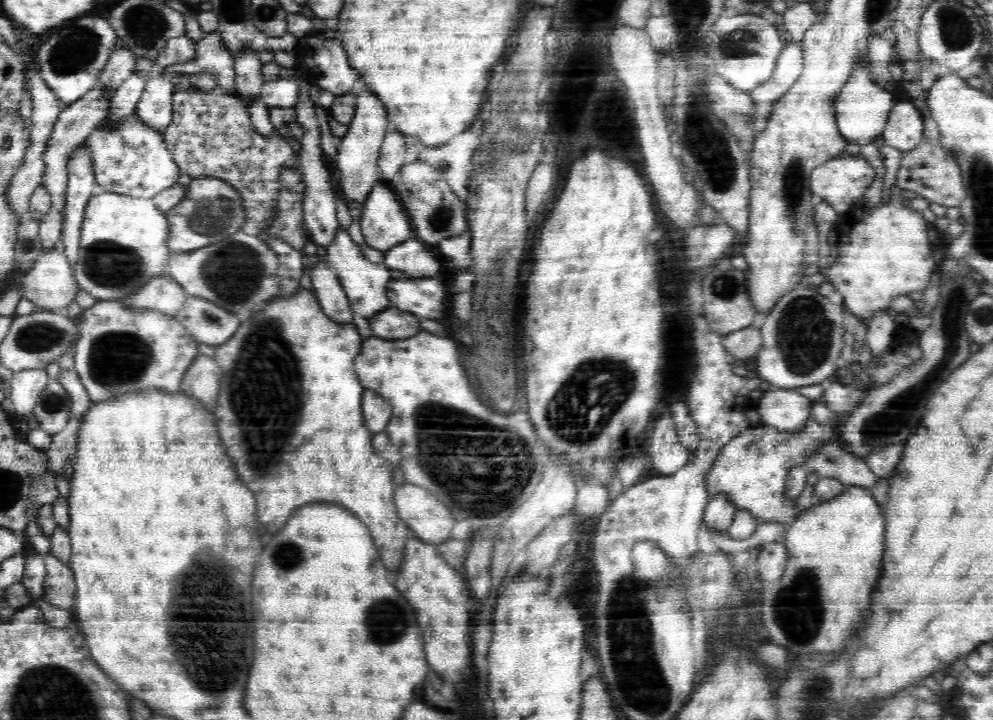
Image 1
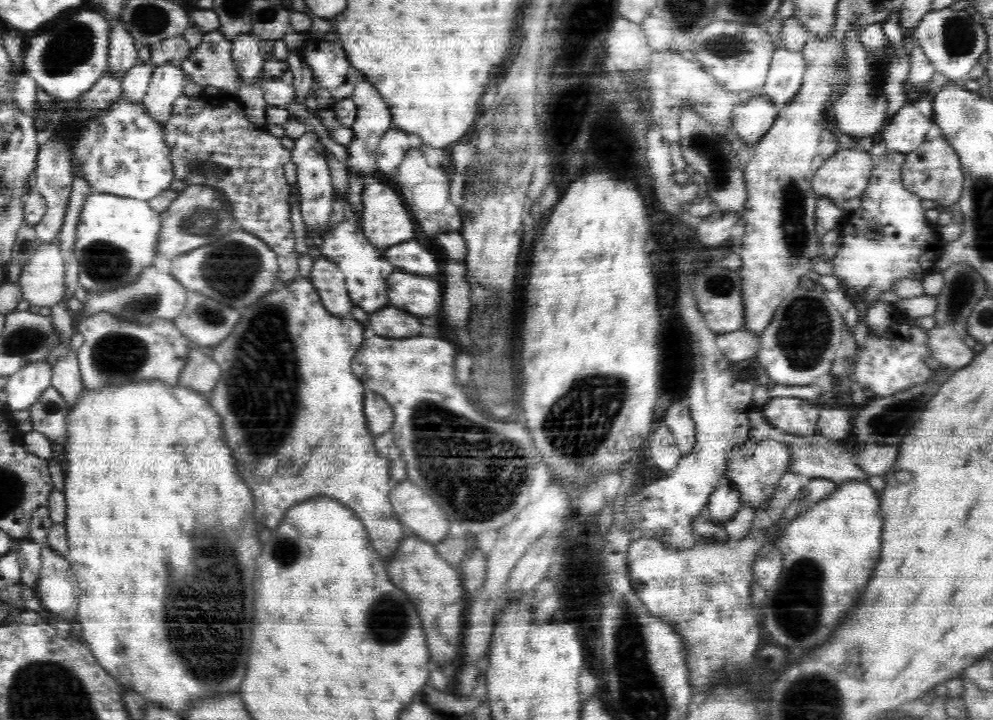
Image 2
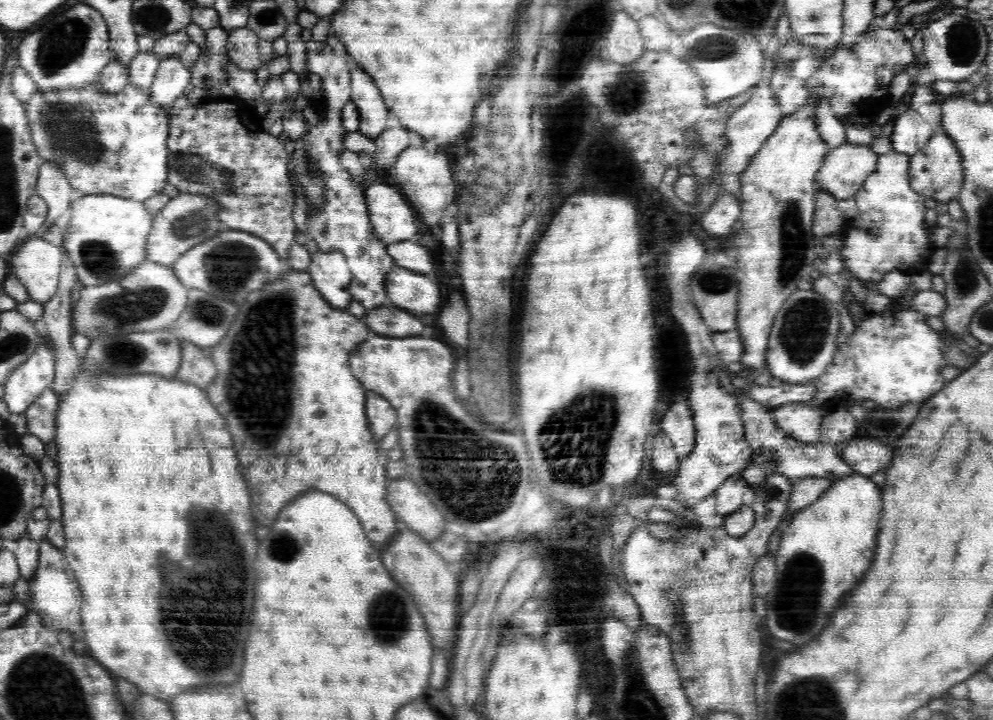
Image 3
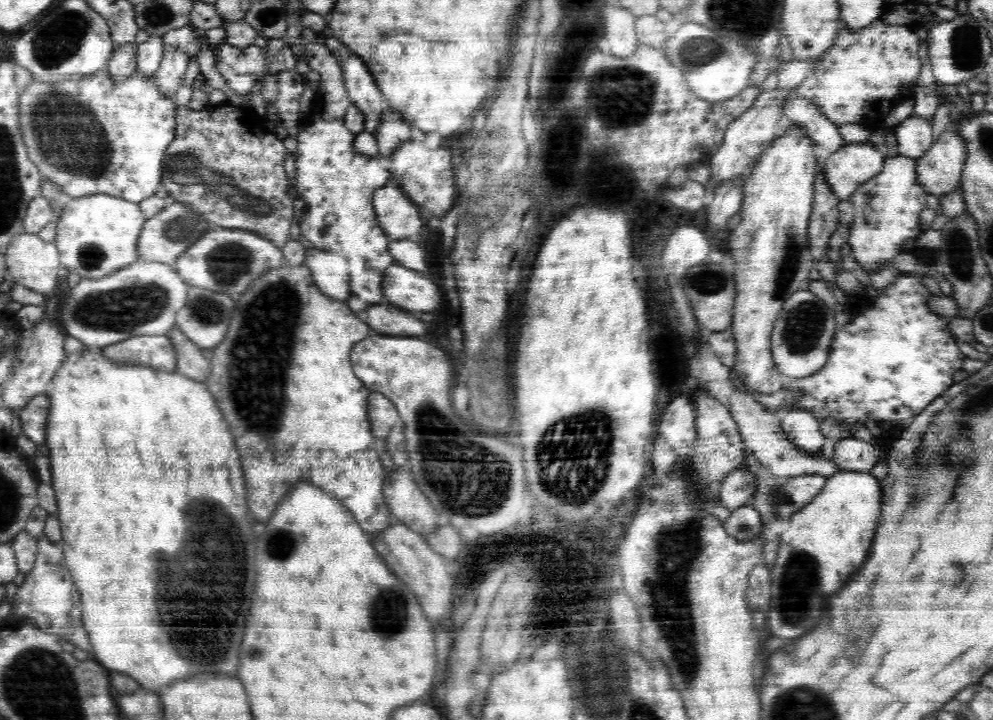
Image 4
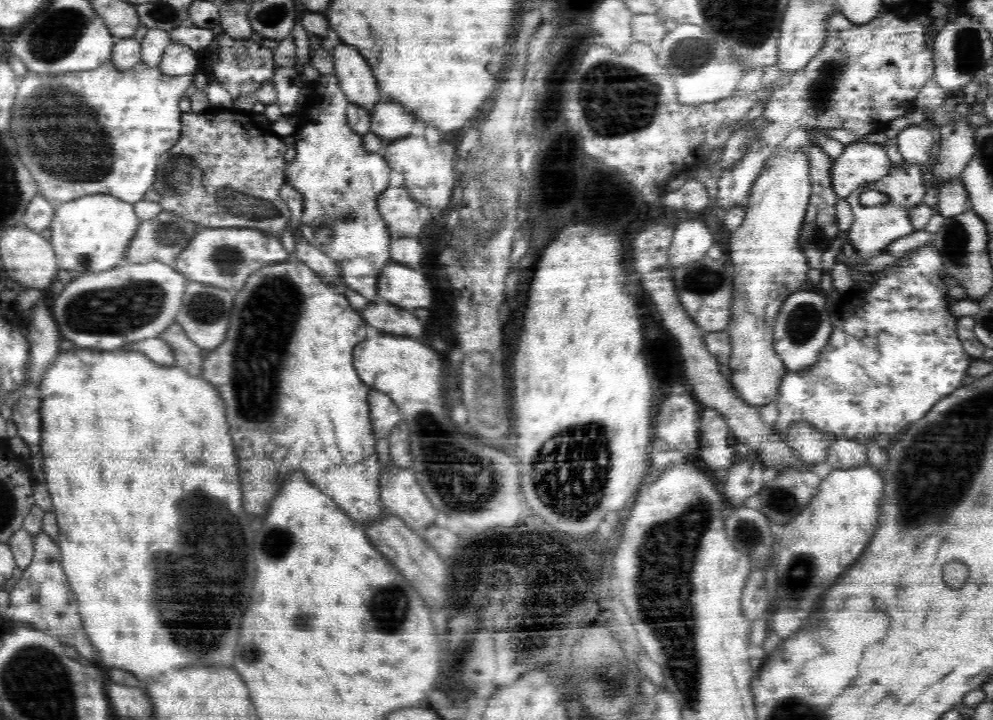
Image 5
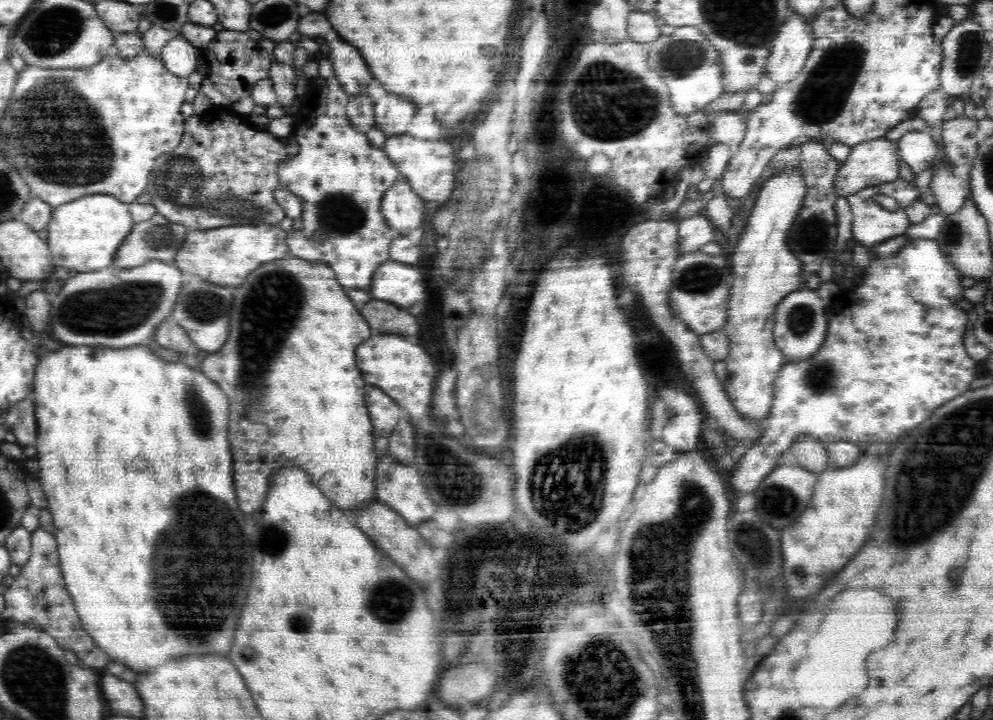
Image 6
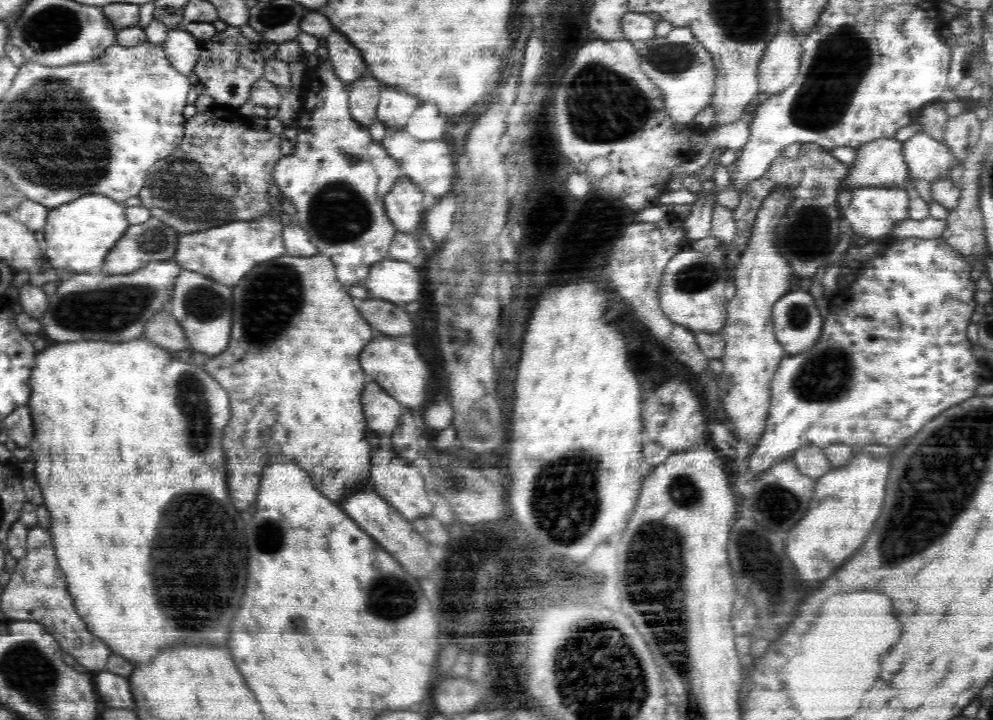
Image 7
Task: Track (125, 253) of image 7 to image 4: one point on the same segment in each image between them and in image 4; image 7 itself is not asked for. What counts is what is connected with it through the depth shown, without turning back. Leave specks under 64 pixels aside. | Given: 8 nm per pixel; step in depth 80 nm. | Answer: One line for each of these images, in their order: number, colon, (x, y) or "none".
4: (165, 236)
5: (162, 238)
6: (157, 238)

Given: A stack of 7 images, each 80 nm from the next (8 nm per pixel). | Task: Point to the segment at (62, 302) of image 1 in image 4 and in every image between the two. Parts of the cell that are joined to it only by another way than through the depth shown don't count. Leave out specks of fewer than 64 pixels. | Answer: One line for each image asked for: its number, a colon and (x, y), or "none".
2: (41, 281)
3: (36, 263)
4: (31, 262)

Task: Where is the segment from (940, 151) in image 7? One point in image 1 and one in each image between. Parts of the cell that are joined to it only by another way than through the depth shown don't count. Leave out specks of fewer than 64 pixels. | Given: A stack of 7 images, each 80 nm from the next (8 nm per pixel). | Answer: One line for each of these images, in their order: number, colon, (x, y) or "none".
1: (905, 124)
2: (908, 129)
3: (911, 133)
4: (913, 135)
5: (915, 143)
6: (917, 148)

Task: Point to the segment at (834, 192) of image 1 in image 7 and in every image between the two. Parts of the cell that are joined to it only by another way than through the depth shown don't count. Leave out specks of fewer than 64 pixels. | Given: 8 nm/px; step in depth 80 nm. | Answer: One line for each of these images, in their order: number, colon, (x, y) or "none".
2: (844, 175)
3: (845, 168)
4: (845, 170)
5: (863, 162)
6: (874, 162)
7: (879, 163)

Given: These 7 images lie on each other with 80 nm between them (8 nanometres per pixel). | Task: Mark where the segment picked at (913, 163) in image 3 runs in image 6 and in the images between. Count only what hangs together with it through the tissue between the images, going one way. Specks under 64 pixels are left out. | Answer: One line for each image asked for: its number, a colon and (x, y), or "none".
4: (939, 171)
5: (957, 146)
6: (958, 134)

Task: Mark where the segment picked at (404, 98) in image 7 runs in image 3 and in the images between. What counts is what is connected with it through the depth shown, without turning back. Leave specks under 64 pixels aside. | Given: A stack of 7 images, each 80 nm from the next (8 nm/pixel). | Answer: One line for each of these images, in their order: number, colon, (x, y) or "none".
3: (390, 143)
4: (392, 131)
5: (390, 121)
6: (392, 113)

